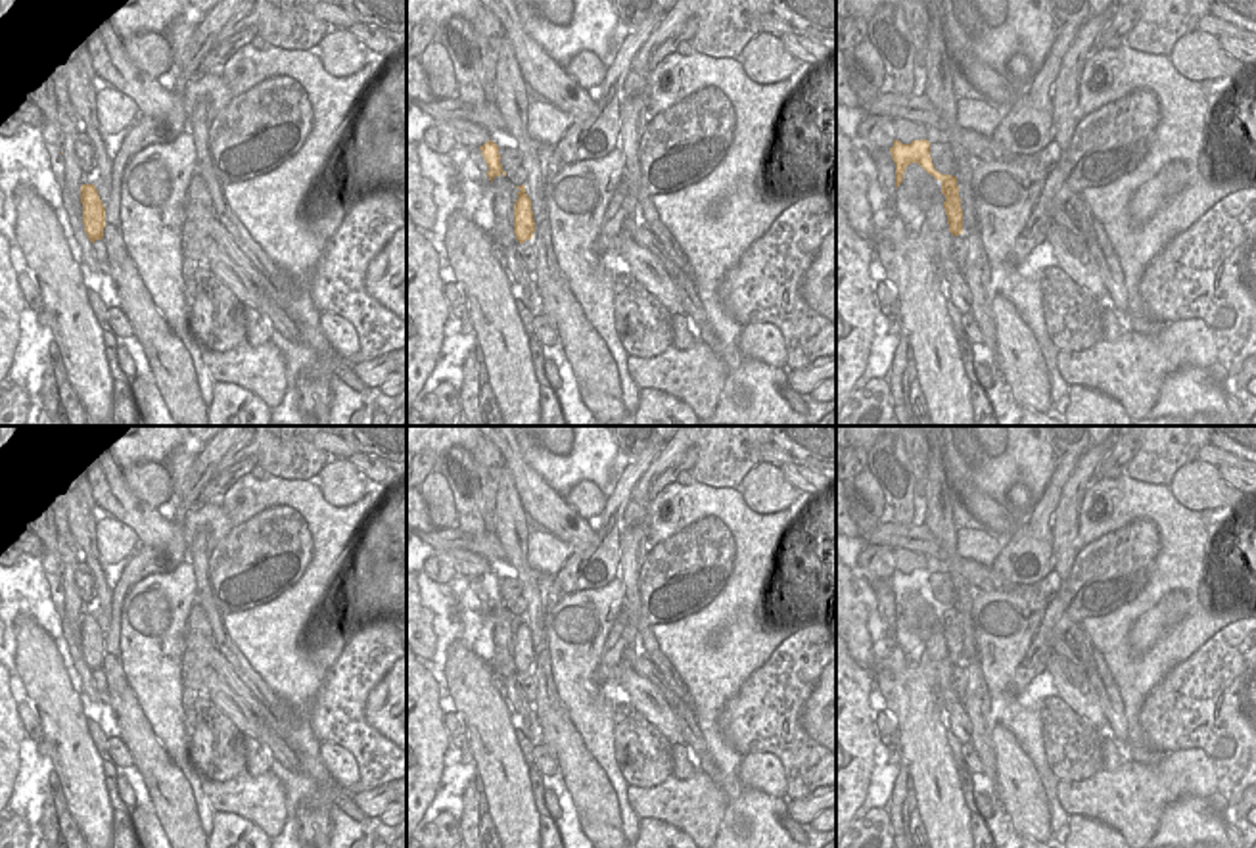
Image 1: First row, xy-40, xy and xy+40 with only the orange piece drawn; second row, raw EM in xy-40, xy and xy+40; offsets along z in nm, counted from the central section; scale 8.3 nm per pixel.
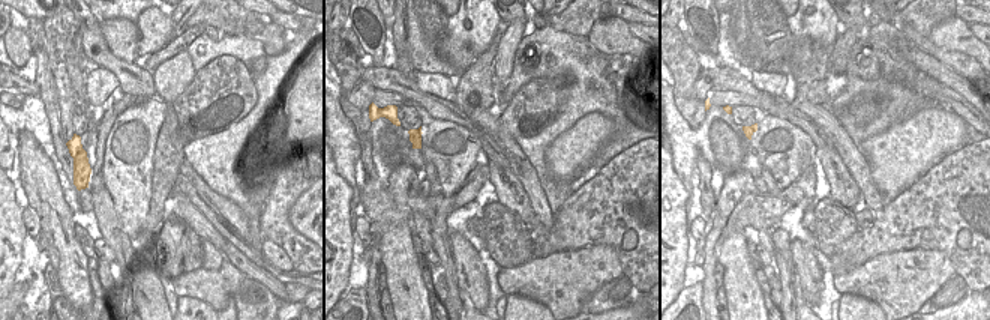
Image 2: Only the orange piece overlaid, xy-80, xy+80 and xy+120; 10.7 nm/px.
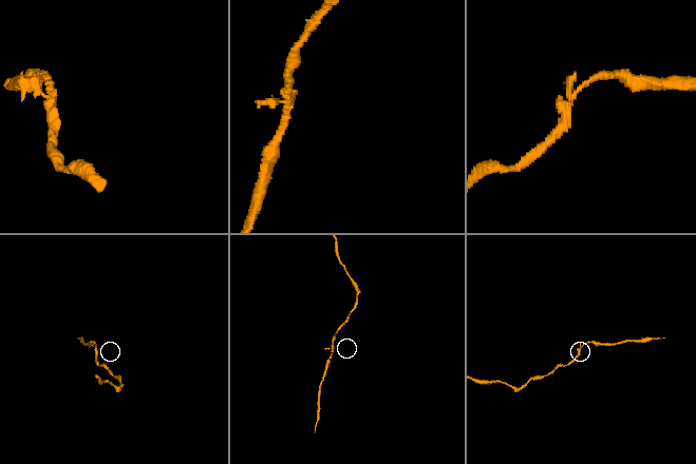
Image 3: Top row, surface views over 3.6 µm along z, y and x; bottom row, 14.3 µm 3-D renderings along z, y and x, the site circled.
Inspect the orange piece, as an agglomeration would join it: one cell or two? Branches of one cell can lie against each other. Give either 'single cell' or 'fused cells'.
single cell

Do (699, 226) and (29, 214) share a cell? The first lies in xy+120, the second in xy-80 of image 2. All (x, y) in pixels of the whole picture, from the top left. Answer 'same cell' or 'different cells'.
same cell

